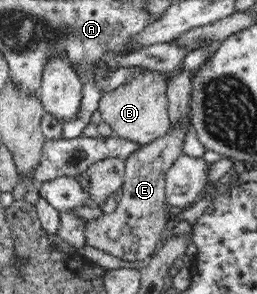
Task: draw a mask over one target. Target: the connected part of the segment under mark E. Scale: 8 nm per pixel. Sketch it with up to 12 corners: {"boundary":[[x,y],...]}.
{"boundary":[[186,126],[125,161],[117,207],[85,245],[146,263],[169,232],[165,175]]}

